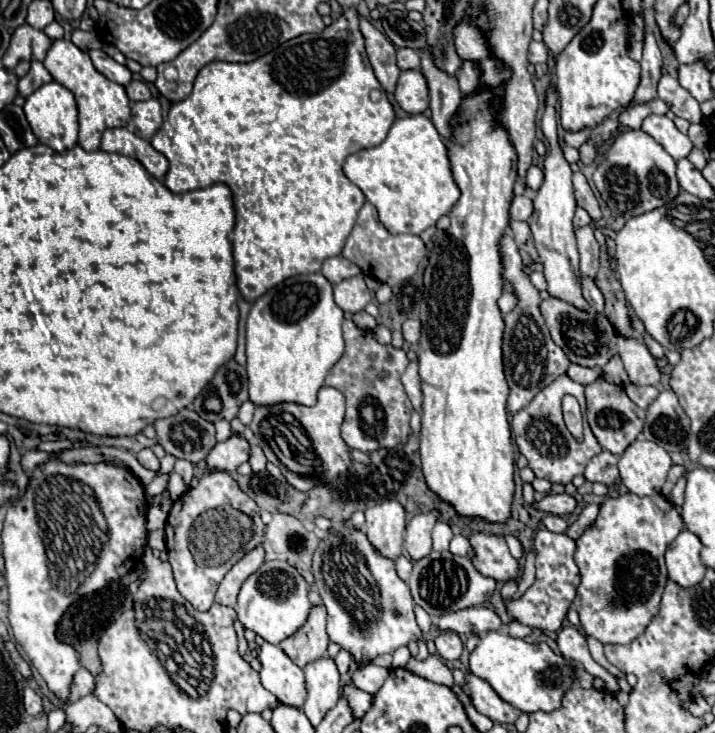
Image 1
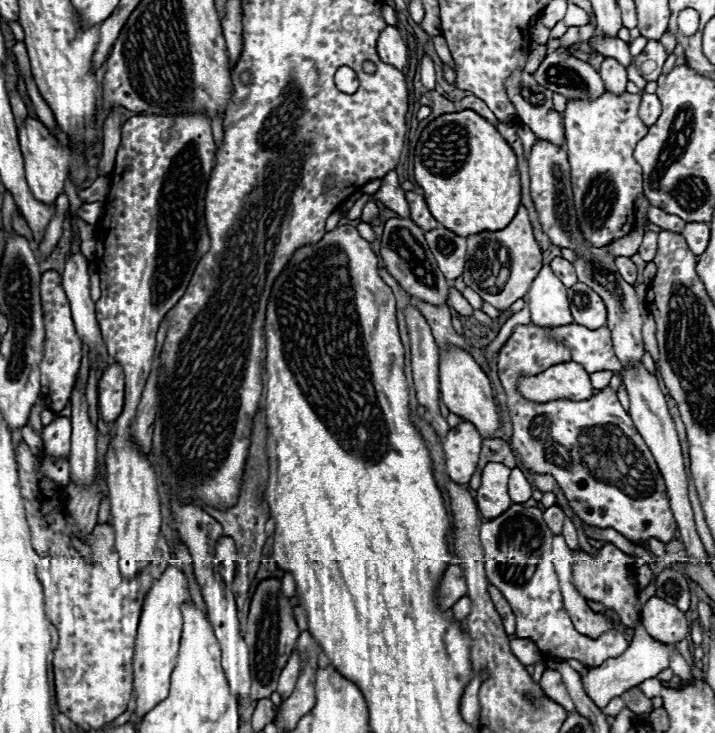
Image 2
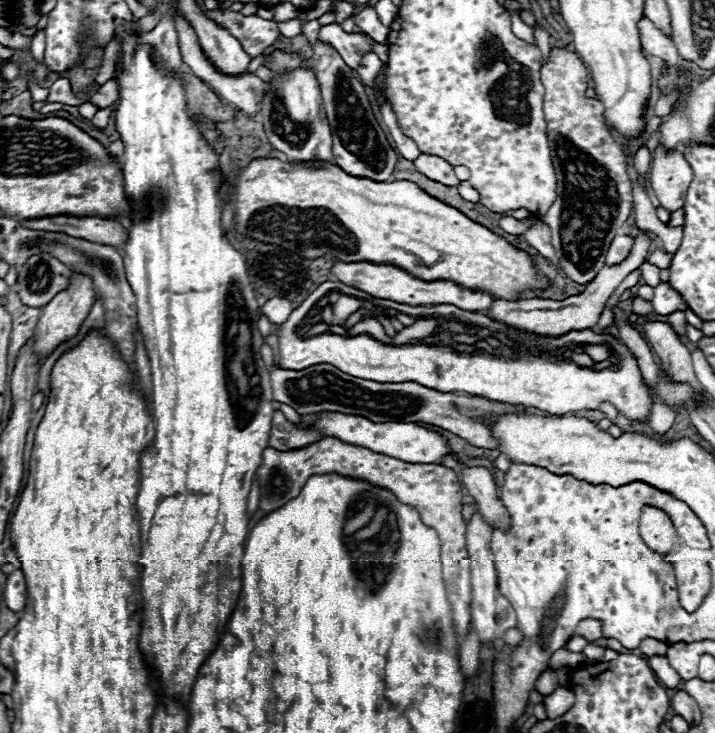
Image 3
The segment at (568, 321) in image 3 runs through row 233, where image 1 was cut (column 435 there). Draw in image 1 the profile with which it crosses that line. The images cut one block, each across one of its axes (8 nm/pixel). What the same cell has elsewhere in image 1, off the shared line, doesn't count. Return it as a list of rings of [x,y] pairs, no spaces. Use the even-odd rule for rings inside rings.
[[[442,632],[442,634],[434,640],[434,644],[436,644],[438,654],[440,654],[444,660],[448,660],[448,662],[458,660],[460,654],[462,654],[462,648],[464,648],[464,646],[462,646],[462,640],[458,638],[456,632]]]

